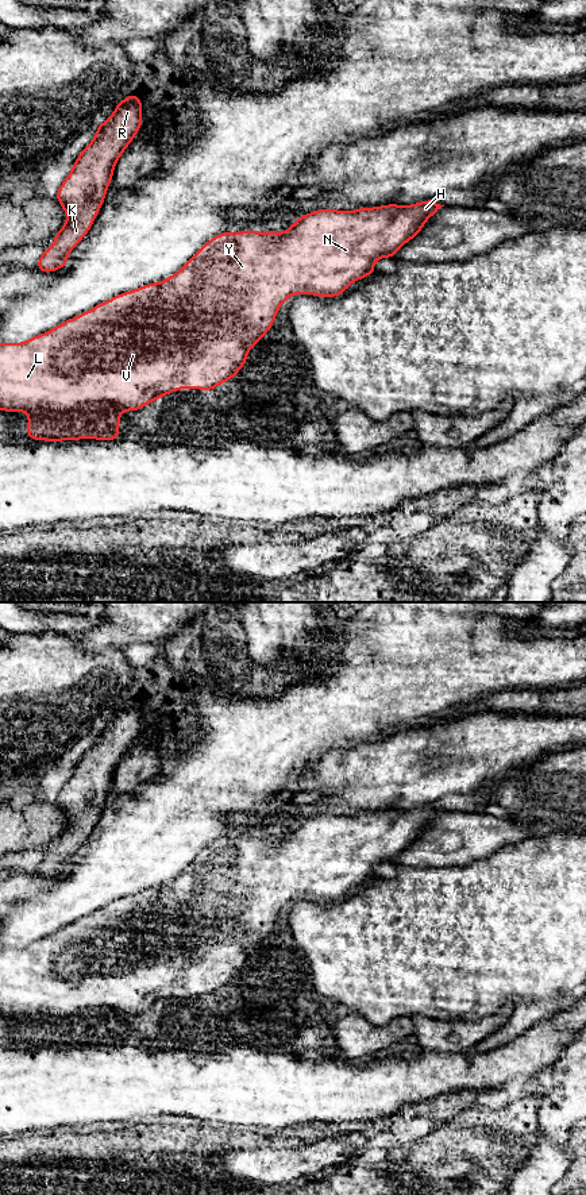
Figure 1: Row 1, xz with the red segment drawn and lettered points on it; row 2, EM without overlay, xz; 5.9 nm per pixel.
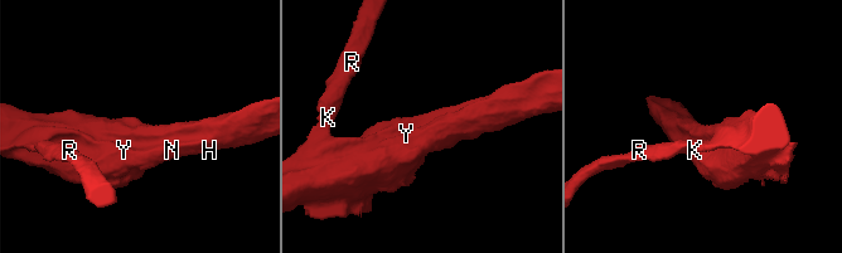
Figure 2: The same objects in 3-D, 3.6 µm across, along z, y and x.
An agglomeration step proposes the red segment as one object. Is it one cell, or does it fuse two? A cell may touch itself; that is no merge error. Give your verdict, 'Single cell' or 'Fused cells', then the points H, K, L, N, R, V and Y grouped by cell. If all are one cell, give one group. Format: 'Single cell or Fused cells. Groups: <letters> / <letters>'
Single cell. Groups: H K L N R V Y

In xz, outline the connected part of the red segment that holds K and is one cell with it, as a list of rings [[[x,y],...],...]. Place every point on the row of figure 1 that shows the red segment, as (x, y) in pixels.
[[[132,93],[97,126],[93,140],[81,151],[55,194],[68,219],[55,234],[53,247],[43,250],[36,263],[41,271],[51,273],[66,266],[68,254],[89,232],[105,200],[113,169],[142,124],[142,101]]]

